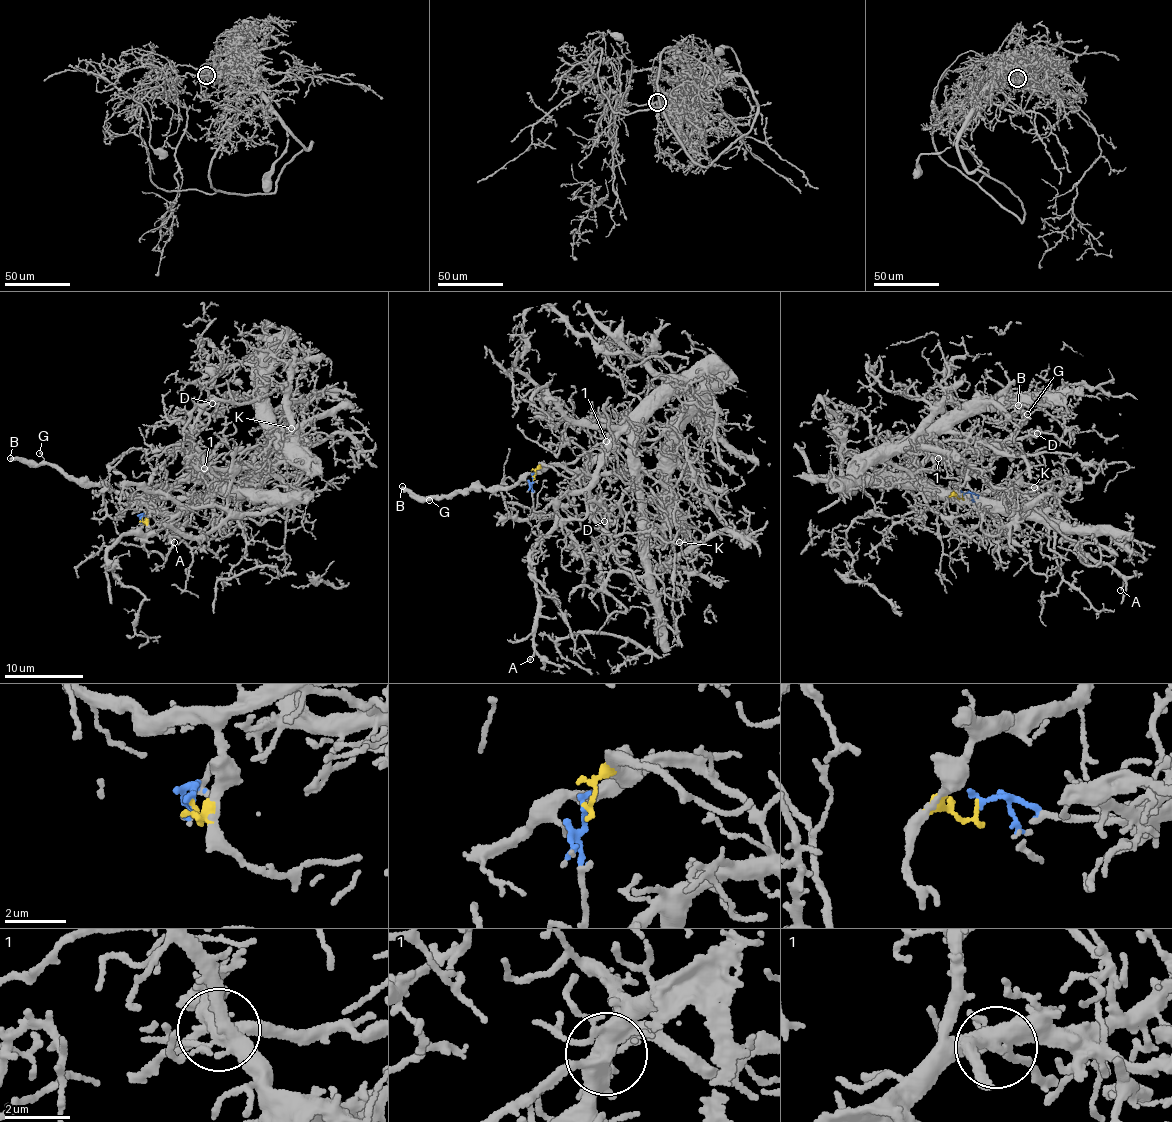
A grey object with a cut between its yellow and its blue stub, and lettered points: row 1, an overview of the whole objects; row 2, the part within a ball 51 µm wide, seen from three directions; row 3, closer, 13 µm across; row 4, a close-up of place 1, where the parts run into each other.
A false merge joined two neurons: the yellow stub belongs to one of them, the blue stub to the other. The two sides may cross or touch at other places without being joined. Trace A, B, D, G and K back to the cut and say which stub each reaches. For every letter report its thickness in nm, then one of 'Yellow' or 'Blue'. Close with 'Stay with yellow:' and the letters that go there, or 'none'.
A: Thickness 140 nm. Blue
B: Thickness 400 nm. Yellow
D: Thickness 160 nm. Blue
G: Thickness 130 nm. Yellow
K: Thickness 110 nm. Blue
Stay with yellow: B, G

